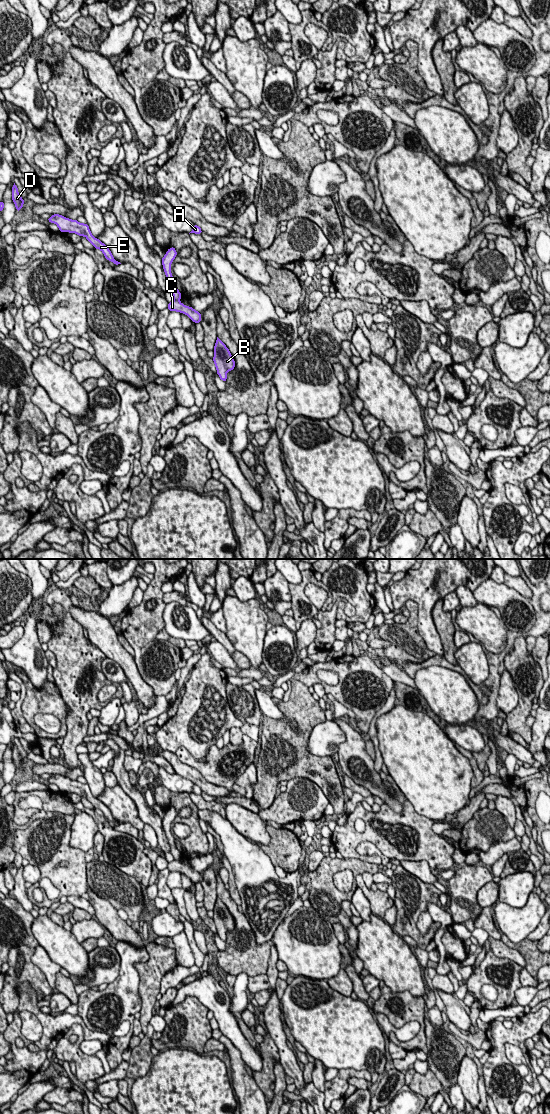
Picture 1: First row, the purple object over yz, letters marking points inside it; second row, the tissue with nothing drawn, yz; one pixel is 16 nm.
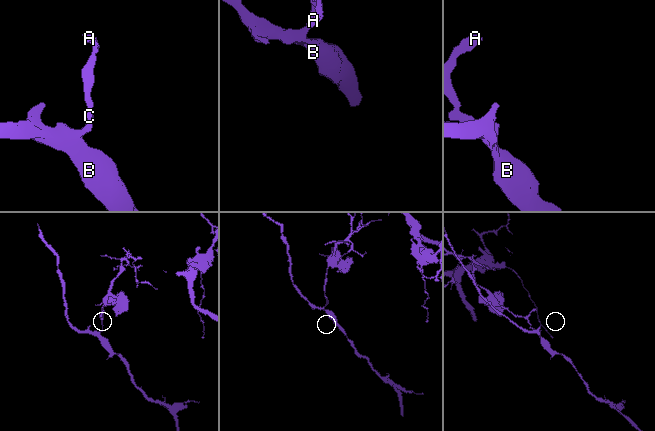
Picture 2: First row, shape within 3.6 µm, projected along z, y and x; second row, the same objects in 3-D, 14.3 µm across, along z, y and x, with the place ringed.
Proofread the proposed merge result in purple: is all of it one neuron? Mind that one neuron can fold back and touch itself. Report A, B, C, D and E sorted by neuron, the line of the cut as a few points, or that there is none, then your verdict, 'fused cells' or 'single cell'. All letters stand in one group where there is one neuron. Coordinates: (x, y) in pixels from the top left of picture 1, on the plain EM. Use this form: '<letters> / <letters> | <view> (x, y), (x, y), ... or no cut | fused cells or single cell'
A D E / B C | yz (174, 859), (179, 860) | fused cells

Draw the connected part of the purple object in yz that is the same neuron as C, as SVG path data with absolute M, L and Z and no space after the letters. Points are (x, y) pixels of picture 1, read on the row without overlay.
M173 860L172 862L168 863L169 871L177 871L180 873L184 873L187 875L194 883L201 882L201 873L194 870L193 867L188 867L180 862L180 860Z

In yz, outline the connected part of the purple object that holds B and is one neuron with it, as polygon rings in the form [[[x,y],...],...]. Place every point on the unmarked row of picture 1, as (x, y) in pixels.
[[[217,897],[213,921],[220,939],[226,942],[227,932],[235,928],[235,921],[226,905]]]

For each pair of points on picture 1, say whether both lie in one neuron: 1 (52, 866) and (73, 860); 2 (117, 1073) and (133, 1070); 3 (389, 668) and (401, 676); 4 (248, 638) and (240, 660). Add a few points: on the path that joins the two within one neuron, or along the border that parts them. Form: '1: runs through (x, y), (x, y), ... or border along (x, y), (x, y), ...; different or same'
1: runs through (57, 861), (60, 858), (68, 858); same
2: border along (129, 1062), (125, 1076); different
3: runs through (392, 670), (398, 675); same
4: border along (236, 650), (248, 659), (247, 669); different

